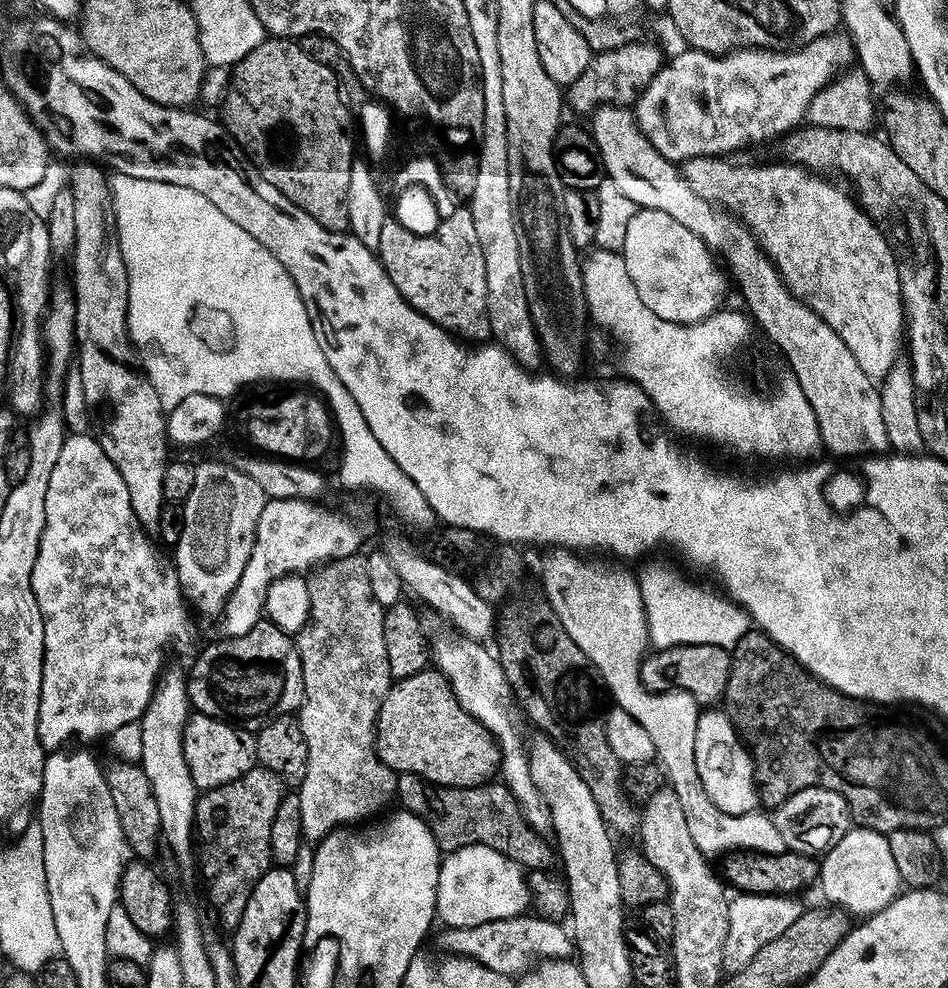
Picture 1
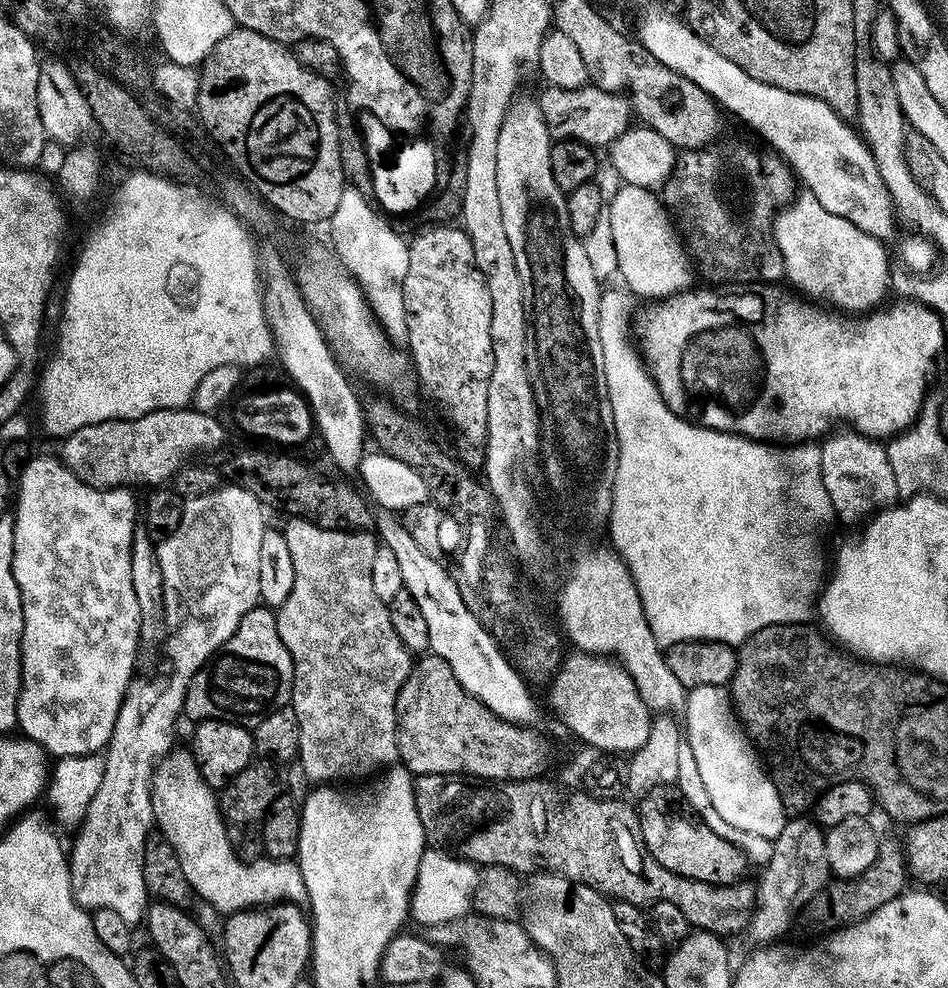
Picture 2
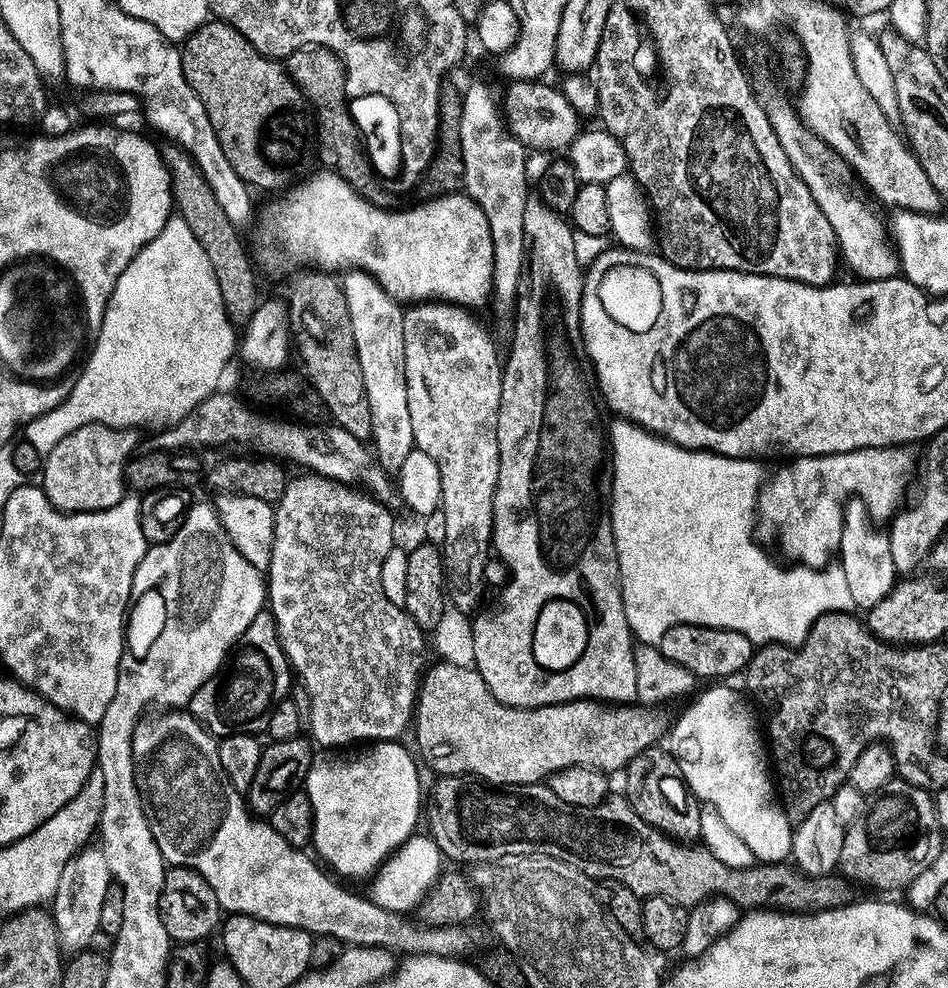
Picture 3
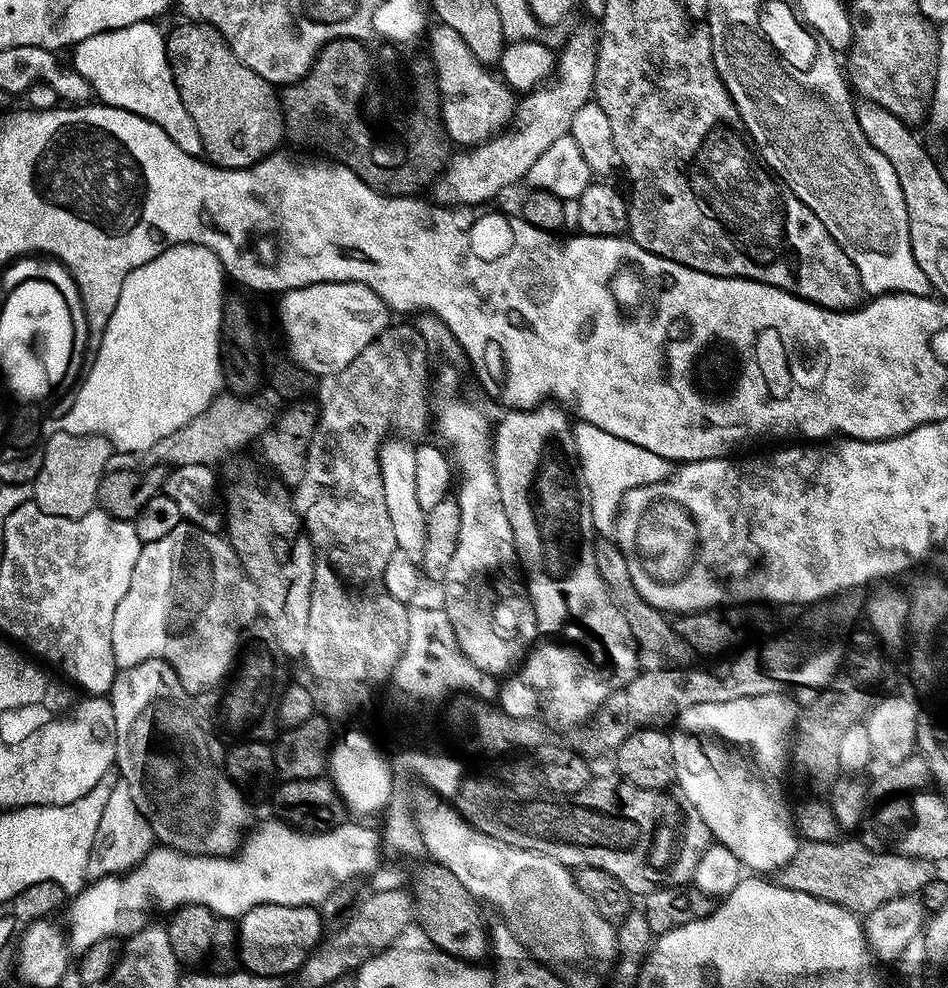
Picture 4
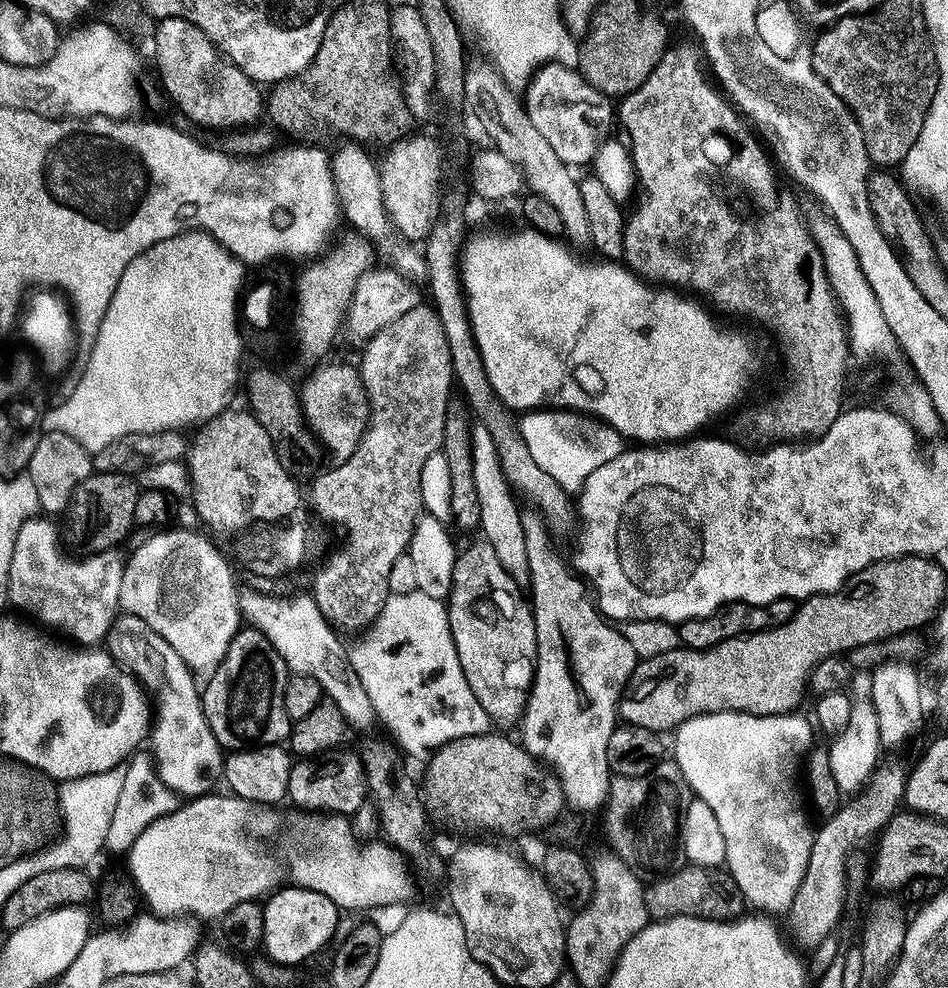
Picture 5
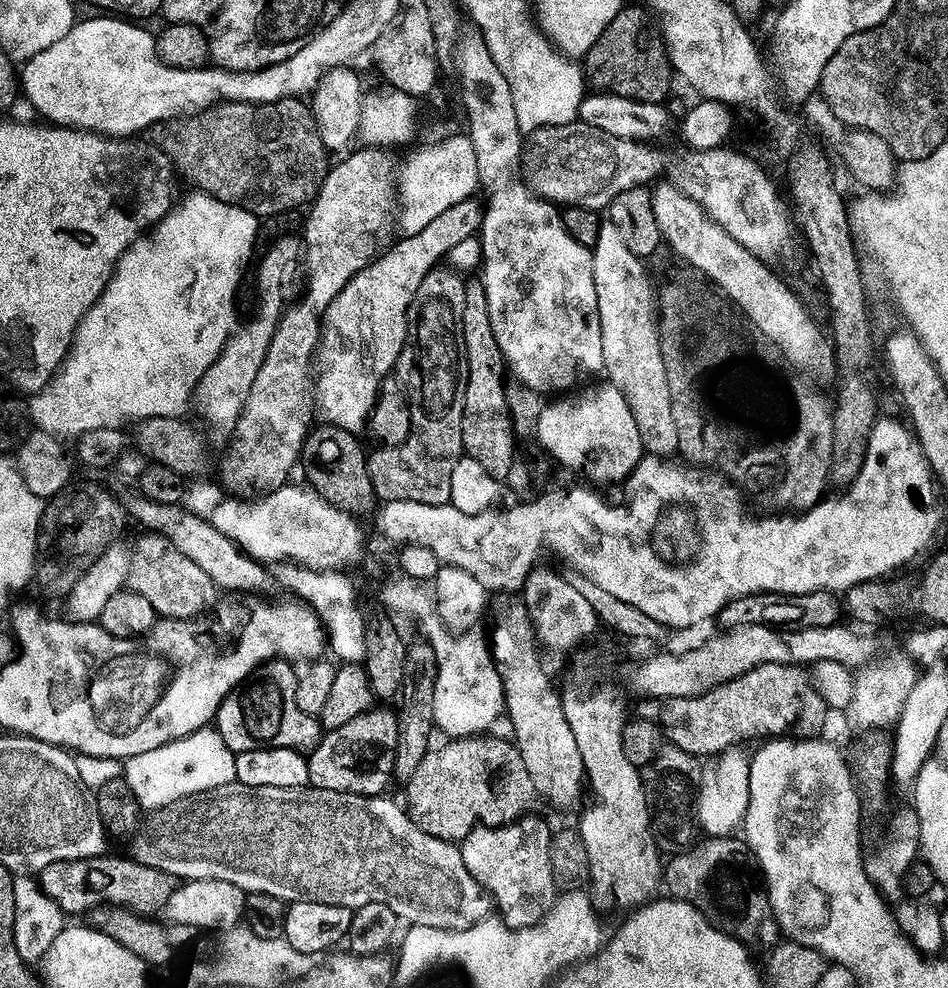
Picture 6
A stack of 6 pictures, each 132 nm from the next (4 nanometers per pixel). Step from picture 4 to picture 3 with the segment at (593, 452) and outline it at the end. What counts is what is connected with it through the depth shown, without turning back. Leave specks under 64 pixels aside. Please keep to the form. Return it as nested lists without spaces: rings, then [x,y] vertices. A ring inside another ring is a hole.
[[[616,418],[613,421],[613,424],[607,425],[606,428],[606,436],[610,441],[610,519],[612,521],[616,557],[620,567],[622,606],[626,614],[626,622],[639,643],[656,646],[659,645],[662,634],[666,634],[666,630],[670,630],[670,626],[701,624],[711,628],[738,630],[742,634],[746,634],[746,638],[750,638],[753,646],[763,646],[765,644],[799,646],[807,638],[808,632],[820,615],[824,615],[827,612],[851,613],[856,608],[854,598],[850,598],[846,574],[840,569],[839,563],[829,562],[824,567],[818,569],[805,568],[803,566],[779,568],[752,541],[752,531],[755,533],[758,528],[758,501],[766,484],[764,468],[760,465],[763,463],[759,459],[739,460],[738,458],[723,456],[717,452],[700,452],[697,448],[683,448],[674,442],[665,440],[662,436],[657,436],[655,432],[648,432],[644,428],[639,428],[631,420]]]

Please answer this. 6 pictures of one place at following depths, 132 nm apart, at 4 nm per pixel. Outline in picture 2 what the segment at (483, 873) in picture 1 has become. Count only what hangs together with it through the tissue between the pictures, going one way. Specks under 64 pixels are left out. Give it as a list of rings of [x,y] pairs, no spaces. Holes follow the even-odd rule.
[[[429,847],[422,854],[418,866],[410,905],[411,919],[416,919],[418,923],[424,924],[425,929],[429,929],[436,924],[469,915],[473,911],[473,900],[479,880],[480,872],[471,860],[465,860],[447,850]]]

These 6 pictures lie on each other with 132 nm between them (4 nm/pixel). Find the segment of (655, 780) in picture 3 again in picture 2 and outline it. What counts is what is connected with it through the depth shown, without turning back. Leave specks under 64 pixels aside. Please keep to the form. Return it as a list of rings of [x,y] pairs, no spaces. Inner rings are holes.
[[[665,786],[650,789],[641,795],[638,802],[638,815],[640,817],[640,838],[642,848],[651,856],[658,866],[666,866],[674,875],[690,878],[707,884],[739,884],[745,879],[748,872],[748,860],[744,857],[745,849],[739,843],[719,836],[692,811],[685,803],[676,786]]]

